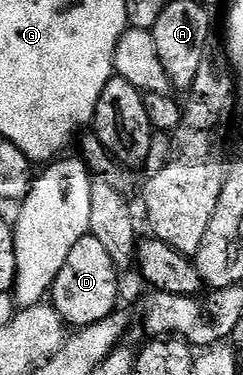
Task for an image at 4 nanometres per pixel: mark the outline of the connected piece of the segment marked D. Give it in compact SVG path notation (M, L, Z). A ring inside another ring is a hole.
M85 236L77 247L65 259L65 267L61 267L61 275L57 275L55 287L49 297L54 307L71 327L92 325L116 312L119 301L120 270L113 263L109 251L105 249L101 239Z

